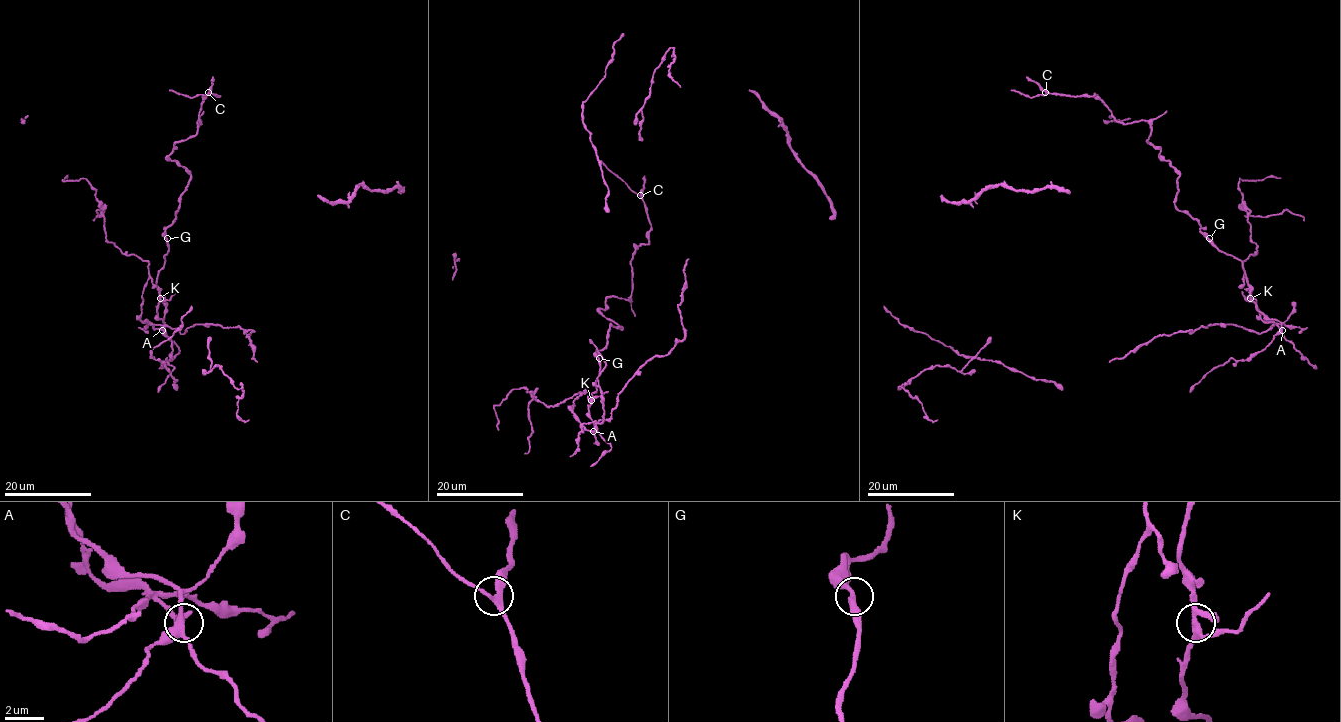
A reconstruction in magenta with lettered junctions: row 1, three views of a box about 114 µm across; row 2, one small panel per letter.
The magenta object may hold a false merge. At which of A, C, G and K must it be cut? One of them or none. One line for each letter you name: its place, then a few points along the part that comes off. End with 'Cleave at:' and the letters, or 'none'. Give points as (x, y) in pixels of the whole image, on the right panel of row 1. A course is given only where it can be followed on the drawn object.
A: (1282, 330) | (1281, 329), (1261, 319), (1244, 275), (1242, 263), (1257, 245), (1238, 187), (1239, 179), (1280, 178)
Cleave at: A

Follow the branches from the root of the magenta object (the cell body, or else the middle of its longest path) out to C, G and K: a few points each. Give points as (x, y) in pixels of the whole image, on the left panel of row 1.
C: (247, 337), (151, 325), (164, 326), (156, 276), (190, 179), (168, 155), (197, 133), (208, 92)
G: (247, 337), (253, 332), (239, 326), (195, 324), (181, 334), (151, 325), (164, 326), (156, 276), (167, 238)
K: (247, 337), (253, 332), (239, 326), (195, 324), (182, 334), (154, 328), (164, 326), (160, 298)

